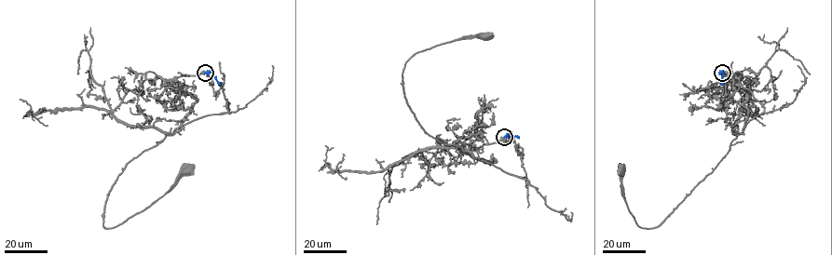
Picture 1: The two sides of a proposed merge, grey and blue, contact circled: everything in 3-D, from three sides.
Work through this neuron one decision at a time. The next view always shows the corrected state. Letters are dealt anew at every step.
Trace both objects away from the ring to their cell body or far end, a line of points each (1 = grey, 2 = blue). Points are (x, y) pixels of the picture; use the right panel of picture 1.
1: (722, 73), (730, 75), (746, 94), (746, 126), (715, 169), (656, 227), (636, 224), (625, 200), (620, 170)
2: (722, 73), (722, 85)

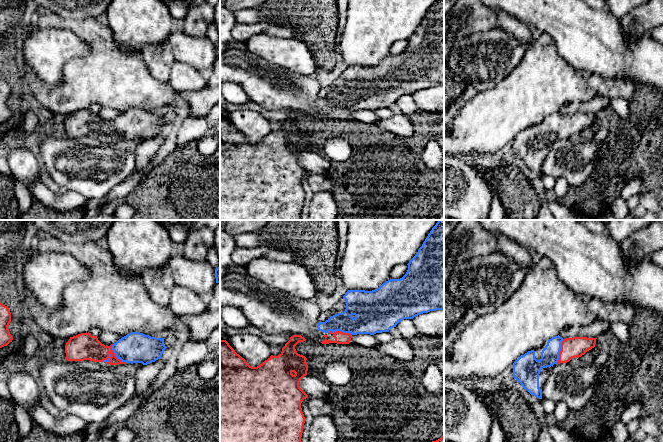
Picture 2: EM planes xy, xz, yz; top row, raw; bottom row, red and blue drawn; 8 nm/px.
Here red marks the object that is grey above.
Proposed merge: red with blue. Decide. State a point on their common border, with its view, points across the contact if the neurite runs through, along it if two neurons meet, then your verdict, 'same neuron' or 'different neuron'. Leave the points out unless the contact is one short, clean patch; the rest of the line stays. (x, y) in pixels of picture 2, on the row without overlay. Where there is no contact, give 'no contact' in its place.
meets red in xz at (340, 107); runs through xz (340, 114), (340, 107), (368, 95); same neuron

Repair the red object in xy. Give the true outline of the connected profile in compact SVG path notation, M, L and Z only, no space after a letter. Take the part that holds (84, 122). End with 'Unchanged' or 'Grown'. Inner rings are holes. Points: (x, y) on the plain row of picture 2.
M131 108L110 122L102 120L97 112L81 109L70 113L65 121L65 136L105 138L110 141L126 139L150 140L160 135L165 114L156 114L140 108Z. Grown

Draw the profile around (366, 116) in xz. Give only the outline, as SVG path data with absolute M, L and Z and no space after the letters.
M357 110L352 111L351 117L349 121L360 121L365 124L374 124L376 121L380 120L380 118L370 110Z

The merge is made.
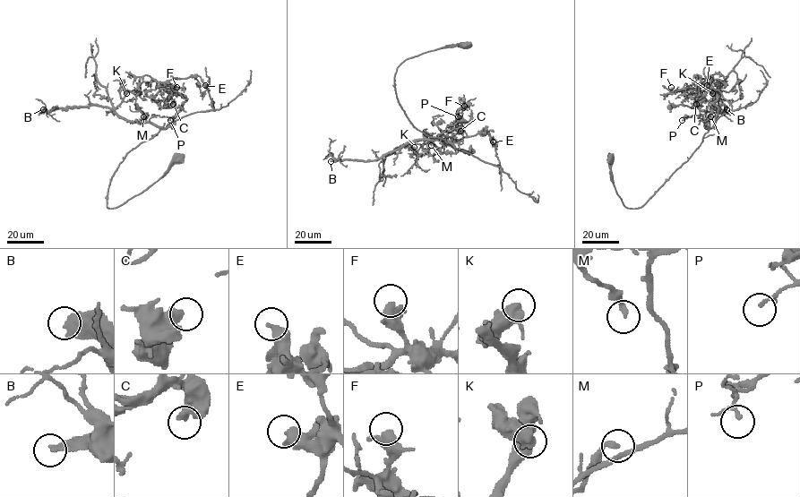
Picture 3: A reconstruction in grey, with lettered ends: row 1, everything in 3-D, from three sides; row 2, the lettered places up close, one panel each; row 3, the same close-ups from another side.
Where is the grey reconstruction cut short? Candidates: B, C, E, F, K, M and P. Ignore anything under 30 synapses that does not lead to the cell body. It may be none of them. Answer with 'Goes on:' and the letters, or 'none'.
Goes on: B

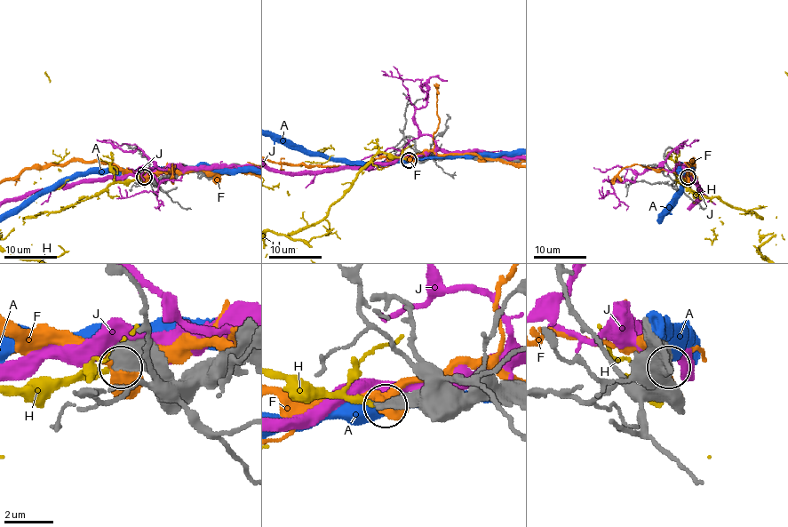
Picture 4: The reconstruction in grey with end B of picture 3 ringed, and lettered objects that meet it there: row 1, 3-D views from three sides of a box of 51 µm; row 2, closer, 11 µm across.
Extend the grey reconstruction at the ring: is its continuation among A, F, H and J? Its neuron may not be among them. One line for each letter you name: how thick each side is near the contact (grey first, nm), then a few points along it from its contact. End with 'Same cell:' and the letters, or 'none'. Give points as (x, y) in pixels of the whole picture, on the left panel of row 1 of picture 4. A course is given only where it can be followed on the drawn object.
Same cell: none

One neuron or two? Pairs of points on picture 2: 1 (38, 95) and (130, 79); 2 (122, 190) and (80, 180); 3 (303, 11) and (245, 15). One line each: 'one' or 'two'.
1: one
2: two
3: two

